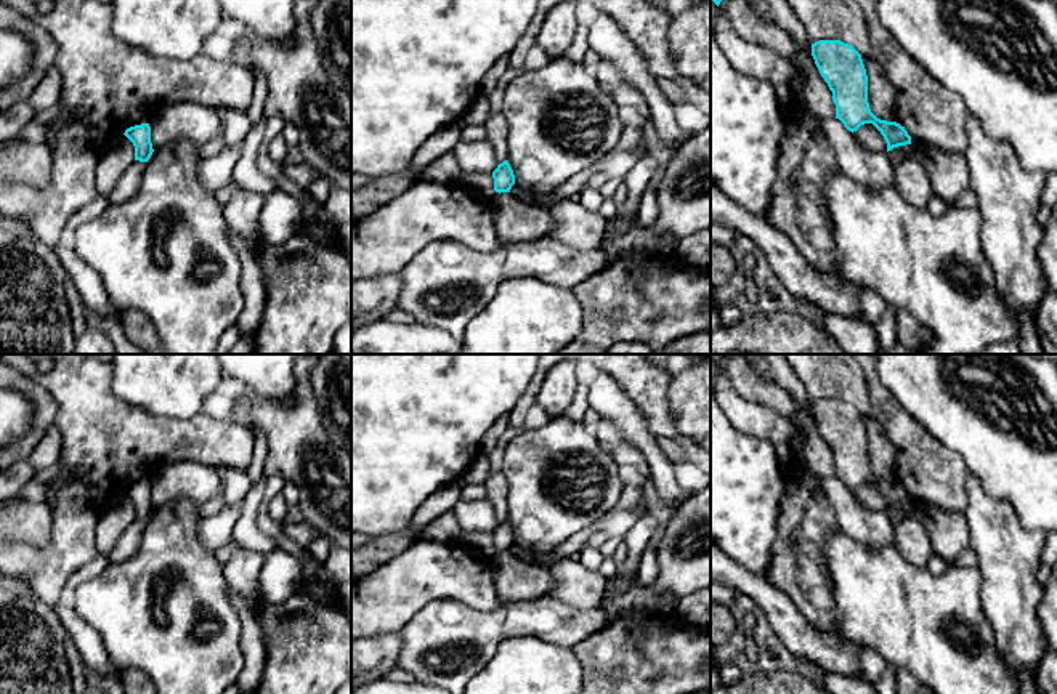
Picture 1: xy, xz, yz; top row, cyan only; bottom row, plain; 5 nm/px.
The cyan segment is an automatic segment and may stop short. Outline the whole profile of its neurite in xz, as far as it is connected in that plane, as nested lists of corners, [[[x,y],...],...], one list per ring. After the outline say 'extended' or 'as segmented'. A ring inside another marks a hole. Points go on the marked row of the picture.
[[[508,160],[497,165],[497,168],[492,171],[492,178],[496,192],[510,192],[512,186],[515,184],[515,175]]]; as segmented

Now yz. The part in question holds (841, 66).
[[[820,40],[812,43],[815,64],[832,91],[836,119],[848,131],[857,131],[865,123],[873,123],[887,143],[887,152],[898,146],[911,144],[911,136],[897,122],[877,119],[868,103],[868,75],[861,54],[840,40]]]; as segmented

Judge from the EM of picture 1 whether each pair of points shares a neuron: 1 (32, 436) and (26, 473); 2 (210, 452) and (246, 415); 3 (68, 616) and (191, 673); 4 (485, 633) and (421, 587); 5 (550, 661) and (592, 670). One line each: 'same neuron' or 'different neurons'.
1: different neurons
2: different neurons
3: different neurons
4: different neurons
5: different neurons

